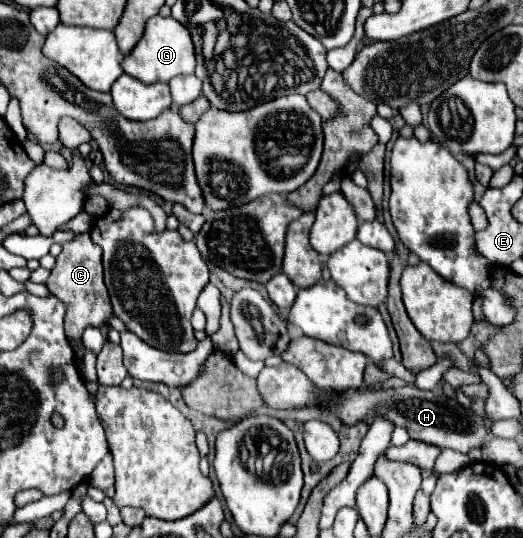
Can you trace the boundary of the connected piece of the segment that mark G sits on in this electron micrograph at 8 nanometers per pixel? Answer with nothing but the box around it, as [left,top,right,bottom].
[121,16,195,82]

